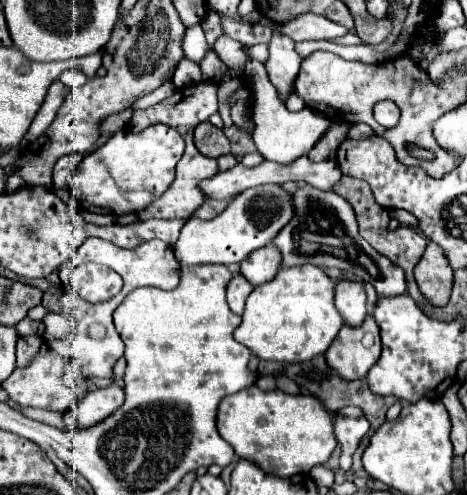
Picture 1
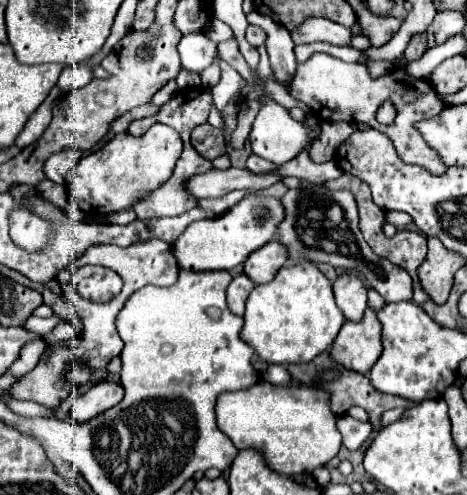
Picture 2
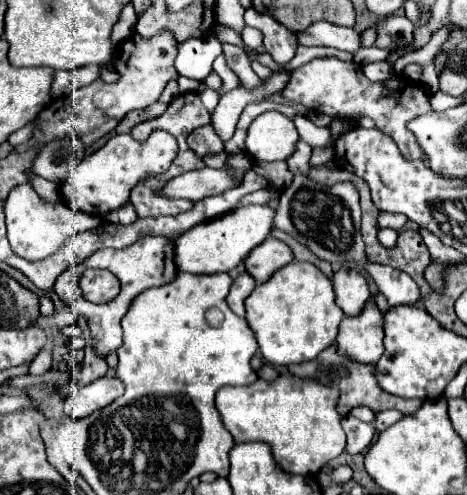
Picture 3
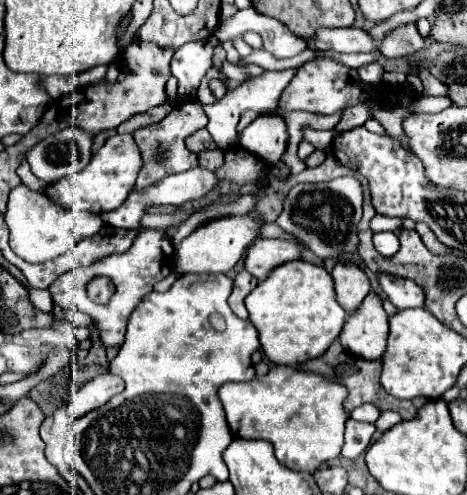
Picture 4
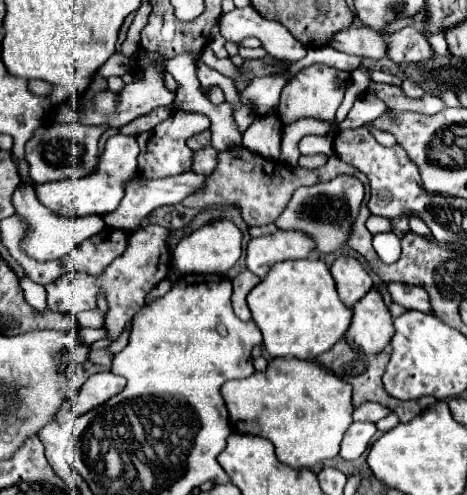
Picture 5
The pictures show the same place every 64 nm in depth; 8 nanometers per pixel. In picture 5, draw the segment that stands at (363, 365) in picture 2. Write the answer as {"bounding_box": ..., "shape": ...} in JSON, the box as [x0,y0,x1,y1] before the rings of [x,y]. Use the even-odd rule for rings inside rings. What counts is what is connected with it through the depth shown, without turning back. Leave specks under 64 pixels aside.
{"bounding_box":[346,290,392,354],"shape":[[[370,290],[354,308],[346,342],[352,342],[364,354],[380,354],[392,338],[392,316],[378,290]]]}

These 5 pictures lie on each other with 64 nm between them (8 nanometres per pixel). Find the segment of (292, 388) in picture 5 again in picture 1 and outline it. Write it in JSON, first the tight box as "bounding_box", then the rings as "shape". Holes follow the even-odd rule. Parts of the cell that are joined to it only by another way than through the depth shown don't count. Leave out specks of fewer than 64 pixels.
{"bounding_box":[218,384,336,478],"shape":[[[256,384],[250,388],[244,388],[242,392],[236,392],[232,396],[226,396],[218,408],[218,432],[220,436],[234,448],[238,458],[250,460],[256,466],[260,466],[264,472],[288,478],[294,474],[308,474],[314,466],[324,464],[332,450],[336,448],[334,428],[332,428],[332,416],[330,412],[312,396],[290,396],[282,390],[260,390]]]}

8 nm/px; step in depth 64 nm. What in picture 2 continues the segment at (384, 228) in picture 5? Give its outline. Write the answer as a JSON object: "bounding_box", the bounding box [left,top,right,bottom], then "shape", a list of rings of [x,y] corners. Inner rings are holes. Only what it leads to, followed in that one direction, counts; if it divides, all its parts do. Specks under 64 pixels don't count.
{"bounding_box":[386,210,412,228],"shape":[[[392,210],[392,212],[386,212],[386,218],[388,218],[388,222],[390,222],[390,224],[394,224],[396,228],[404,228],[404,226],[412,224],[412,216],[410,216],[410,214],[396,212],[396,210]]]}

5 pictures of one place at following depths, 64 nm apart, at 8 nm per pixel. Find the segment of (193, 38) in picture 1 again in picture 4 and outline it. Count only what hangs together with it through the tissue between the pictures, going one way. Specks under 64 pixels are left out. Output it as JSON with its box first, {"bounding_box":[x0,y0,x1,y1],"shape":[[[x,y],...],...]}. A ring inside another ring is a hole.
{"bounding_box":[172,36,220,98],"shape":[[[216,36],[212,40],[188,42],[172,56],[172,74],[178,78],[180,98],[196,98],[196,90],[207,71],[213,66],[214,48],[220,44]]]}

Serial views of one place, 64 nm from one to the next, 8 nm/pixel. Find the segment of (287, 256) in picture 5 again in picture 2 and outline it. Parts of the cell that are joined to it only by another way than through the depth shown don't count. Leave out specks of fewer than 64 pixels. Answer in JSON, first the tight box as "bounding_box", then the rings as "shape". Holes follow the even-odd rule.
{"bounding_box":[244,240,288,284],"shape":[[[270,240],[264,248],[248,256],[248,260],[244,262],[244,274],[254,284],[264,284],[276,276],[276,272],[286,264],[286,260],[288,258],[286,258],[284,246],[278,240]]]}

